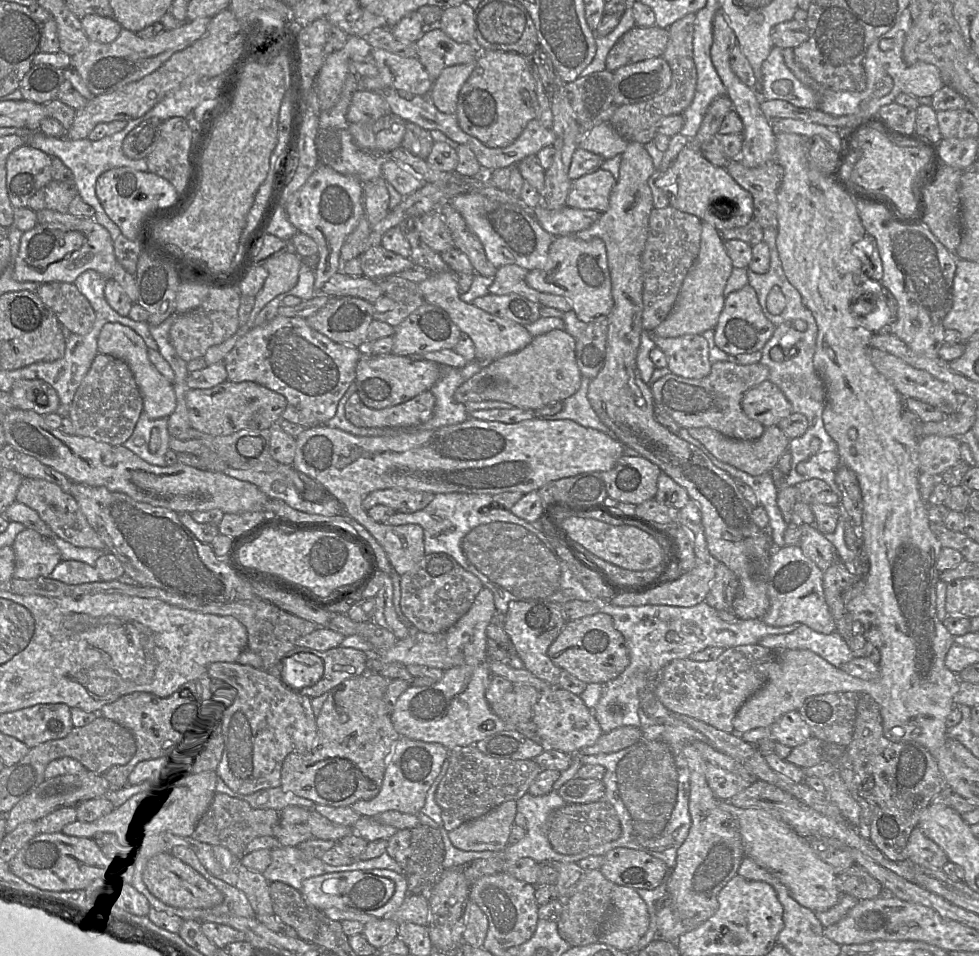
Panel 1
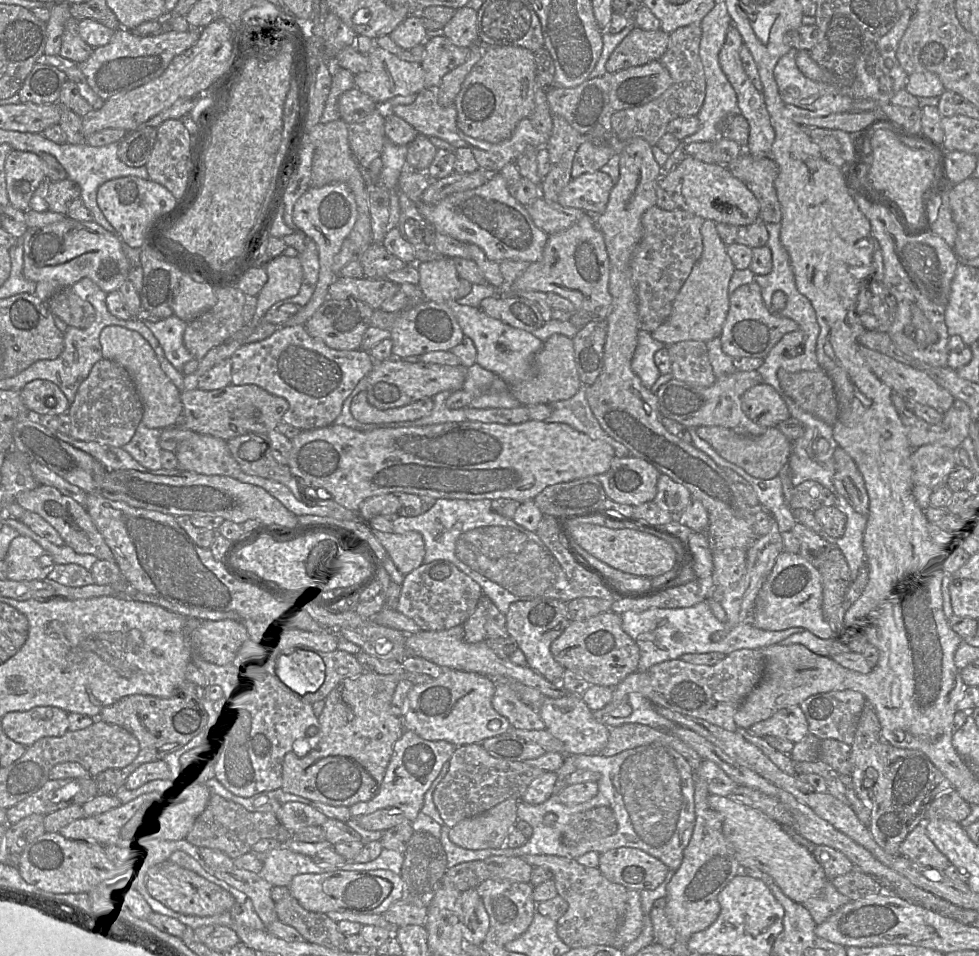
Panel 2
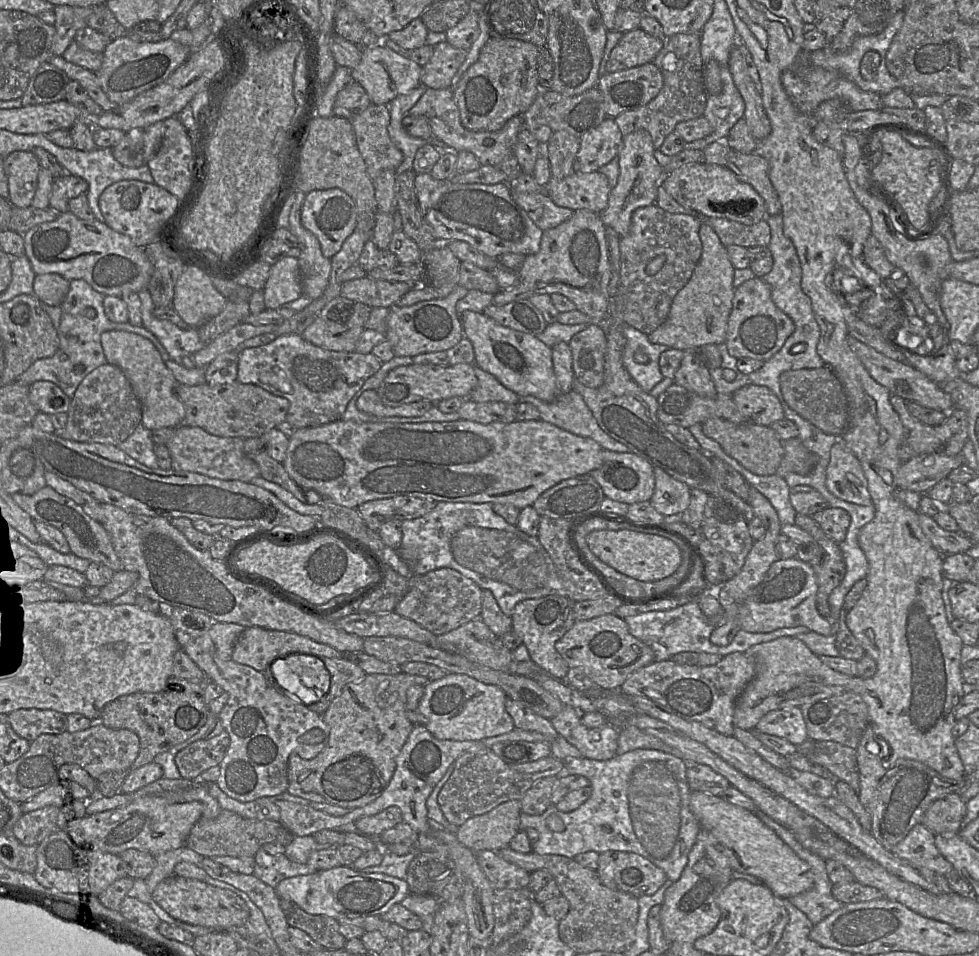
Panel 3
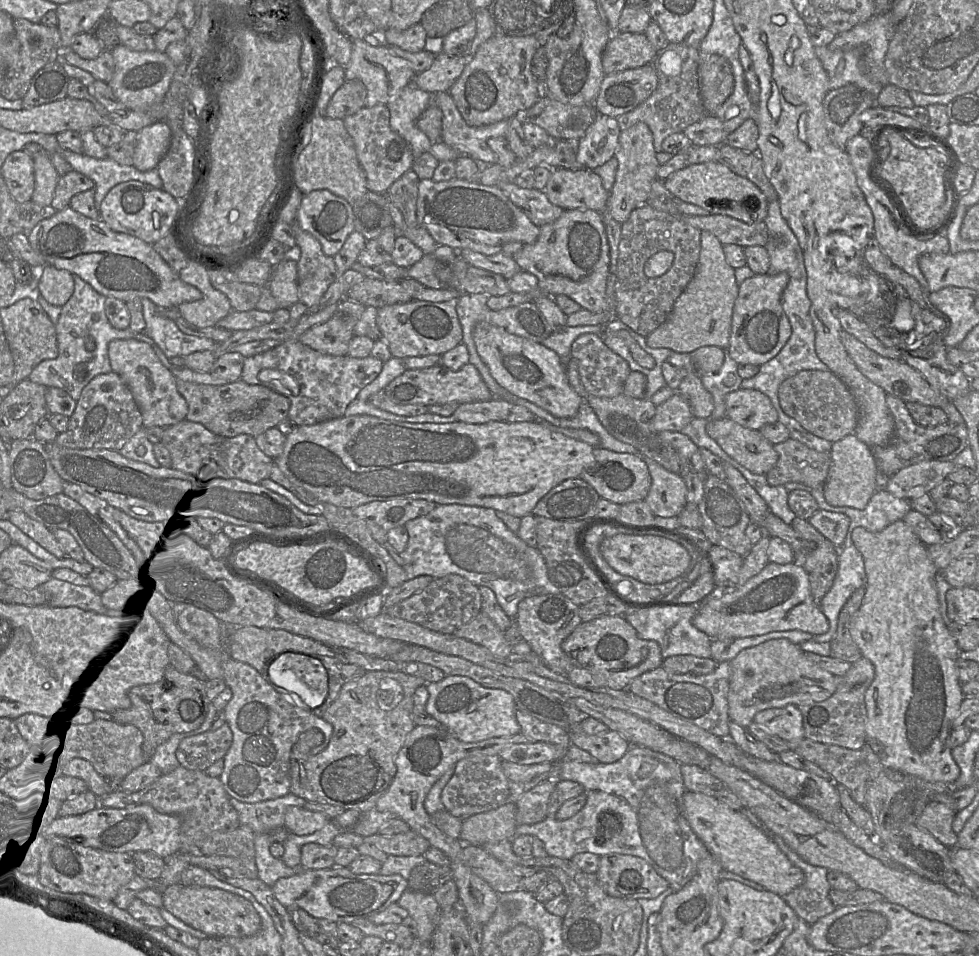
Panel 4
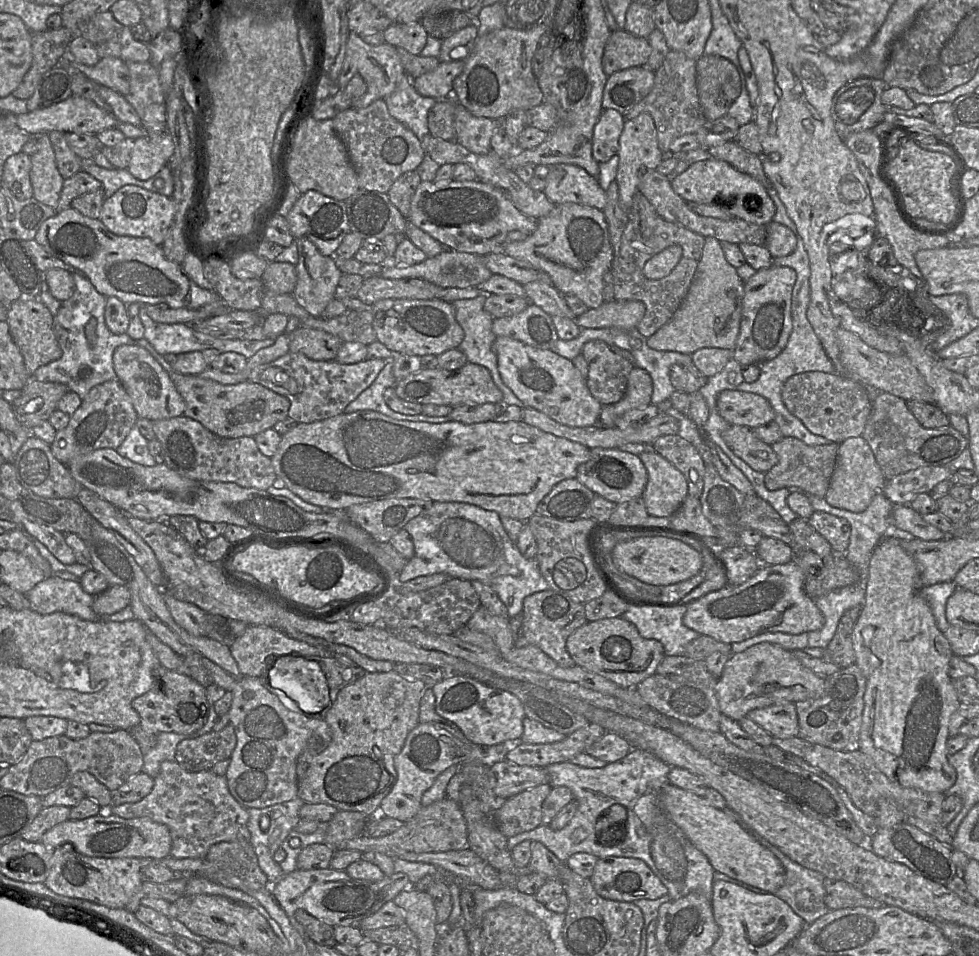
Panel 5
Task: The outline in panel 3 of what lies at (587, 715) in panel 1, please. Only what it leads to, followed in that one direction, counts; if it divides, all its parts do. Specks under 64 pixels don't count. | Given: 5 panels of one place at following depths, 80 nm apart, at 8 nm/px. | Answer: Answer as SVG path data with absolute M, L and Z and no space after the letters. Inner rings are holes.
M565 705L550 722L560 736L579 750L582 757L604 761L616 755L619 730L609 723L597 728L587 728L582 724L582 714L569 705Z

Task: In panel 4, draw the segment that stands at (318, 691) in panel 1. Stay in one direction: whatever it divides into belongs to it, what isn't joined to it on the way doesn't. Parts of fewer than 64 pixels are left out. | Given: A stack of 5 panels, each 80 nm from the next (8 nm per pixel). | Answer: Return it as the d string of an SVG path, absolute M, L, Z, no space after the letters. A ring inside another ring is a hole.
M318 655L316 658L322 662L328 673L328 694L325 701L317 708L309 709L304 703L300 706L312 714L320 715L321 717L322 712L325 712L335 701L341 688L346 683L362 677L366 673L366 670L355 664L344 663L336 656L327 657Z

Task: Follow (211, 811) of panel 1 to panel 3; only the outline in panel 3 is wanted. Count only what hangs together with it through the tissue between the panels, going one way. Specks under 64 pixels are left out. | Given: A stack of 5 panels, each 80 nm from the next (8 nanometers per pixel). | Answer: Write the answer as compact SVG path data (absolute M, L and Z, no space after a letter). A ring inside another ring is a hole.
M222 809L213 819L199 819L193 826L186 846L205 857L232 856L254 858L257 851L266 843L277 842L289 845L294 835L280 821L247 819Z

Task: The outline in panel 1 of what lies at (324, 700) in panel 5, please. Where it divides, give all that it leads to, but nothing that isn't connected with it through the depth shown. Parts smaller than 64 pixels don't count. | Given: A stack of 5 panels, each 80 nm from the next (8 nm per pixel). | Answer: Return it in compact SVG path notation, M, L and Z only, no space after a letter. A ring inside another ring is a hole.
M292 652L281 660L280 680L294 691L316 684L323 676L323 660L308 652Z

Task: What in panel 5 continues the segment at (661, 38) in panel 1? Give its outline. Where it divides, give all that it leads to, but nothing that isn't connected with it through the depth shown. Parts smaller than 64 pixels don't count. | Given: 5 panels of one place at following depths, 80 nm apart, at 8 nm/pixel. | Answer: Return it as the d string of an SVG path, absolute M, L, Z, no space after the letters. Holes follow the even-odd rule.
M624 29L612 31L603 52L603 70L609 76L631 67L646 66L651 52L647 38Z

